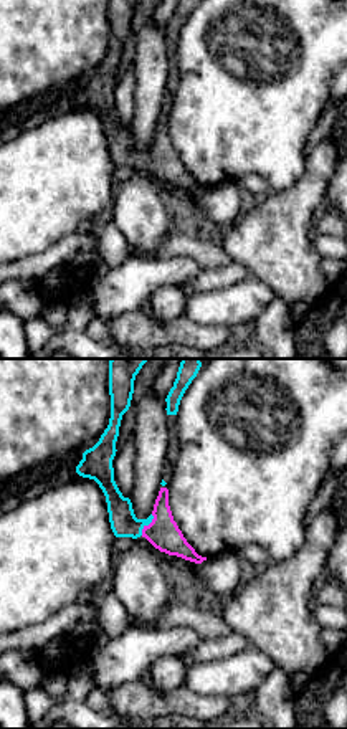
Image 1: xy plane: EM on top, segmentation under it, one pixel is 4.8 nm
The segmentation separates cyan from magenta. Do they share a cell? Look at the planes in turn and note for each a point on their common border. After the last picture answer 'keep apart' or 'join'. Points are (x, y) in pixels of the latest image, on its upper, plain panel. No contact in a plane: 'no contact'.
meets cyan at (147, 154)

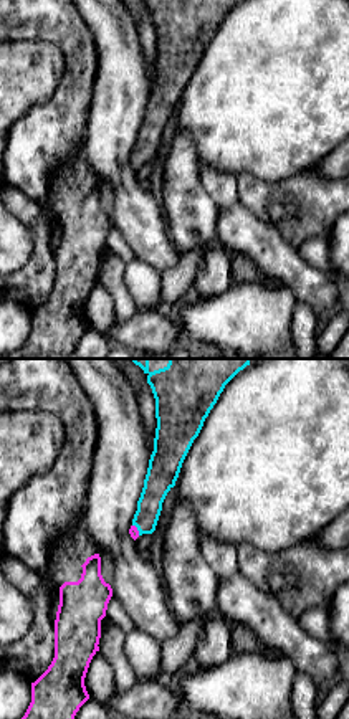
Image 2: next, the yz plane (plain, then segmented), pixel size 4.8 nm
meets cyan at (138, 159)

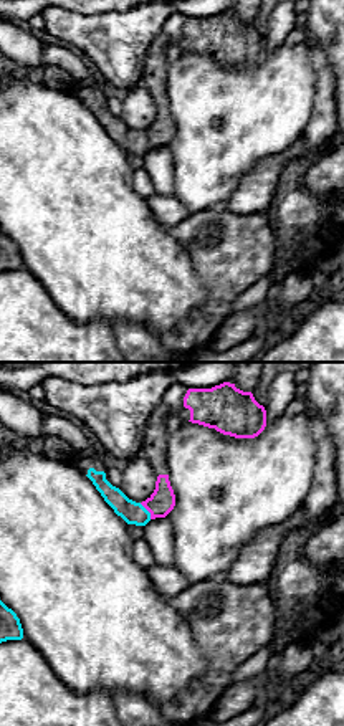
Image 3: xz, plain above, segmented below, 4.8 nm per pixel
meets cyan at (148, 141)

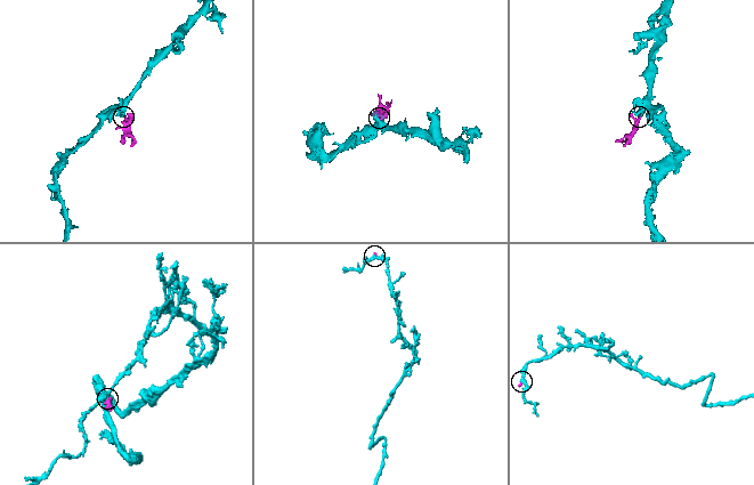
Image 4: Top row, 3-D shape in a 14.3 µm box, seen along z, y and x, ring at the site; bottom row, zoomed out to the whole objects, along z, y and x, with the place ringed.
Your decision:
join

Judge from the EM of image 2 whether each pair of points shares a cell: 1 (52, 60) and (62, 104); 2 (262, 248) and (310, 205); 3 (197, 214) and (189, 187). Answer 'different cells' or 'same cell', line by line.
1: different cells
2: different cells
3: same cell

